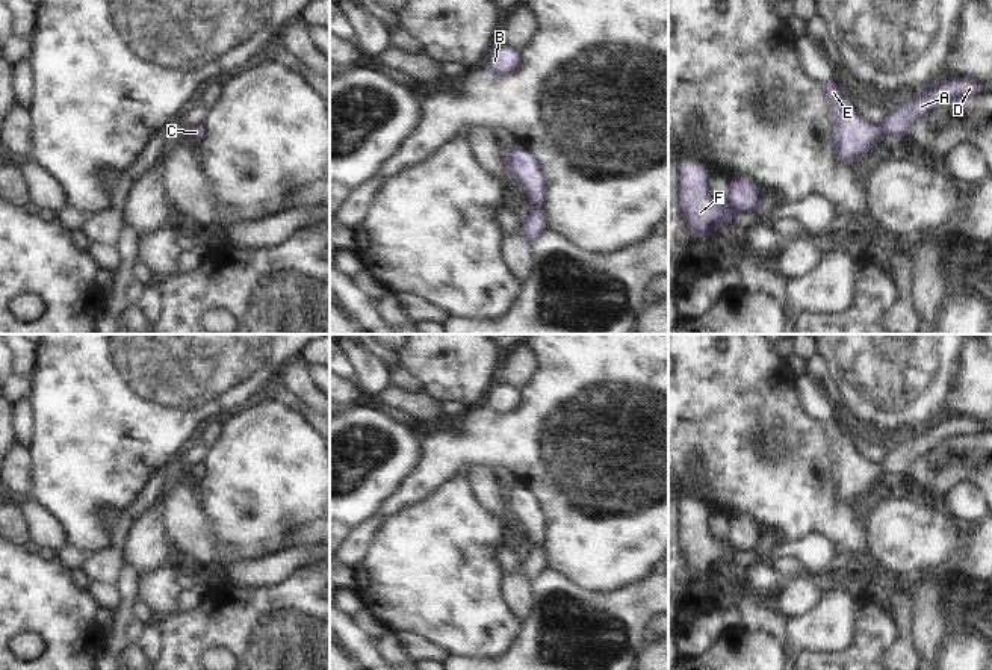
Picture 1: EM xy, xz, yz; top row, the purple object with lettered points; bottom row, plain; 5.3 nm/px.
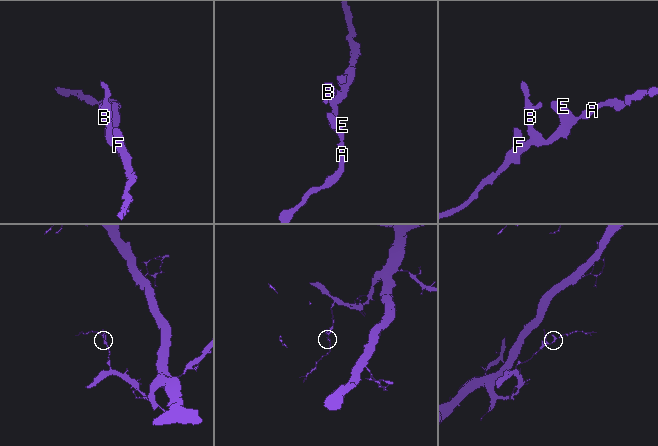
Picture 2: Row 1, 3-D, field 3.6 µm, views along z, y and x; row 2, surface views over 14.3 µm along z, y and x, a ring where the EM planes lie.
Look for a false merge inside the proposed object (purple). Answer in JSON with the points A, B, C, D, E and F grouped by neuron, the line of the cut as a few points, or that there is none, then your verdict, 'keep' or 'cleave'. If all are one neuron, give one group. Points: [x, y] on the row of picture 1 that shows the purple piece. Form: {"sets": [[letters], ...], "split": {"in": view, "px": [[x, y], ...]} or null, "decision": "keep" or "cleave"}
{"sets": [["A", "B", "C", "D", "E", "F"]], "split": null, "decision": "keep"}

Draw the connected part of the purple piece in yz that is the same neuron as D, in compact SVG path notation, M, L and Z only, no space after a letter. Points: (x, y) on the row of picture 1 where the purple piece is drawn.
M969 77L948 79L928 88L877 124L870 124L841 94L835 82L824 85L832 119L832 138L839 159L848 165L862 153L877 145L882 135L909 136L915 118L930 113L951 97L971 97L989 92Z

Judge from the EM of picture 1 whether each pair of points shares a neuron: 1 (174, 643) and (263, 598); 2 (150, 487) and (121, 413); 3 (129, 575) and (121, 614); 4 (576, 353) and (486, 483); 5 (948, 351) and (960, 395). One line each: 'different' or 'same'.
1: same
2: different
3: same
4: different
5: different

